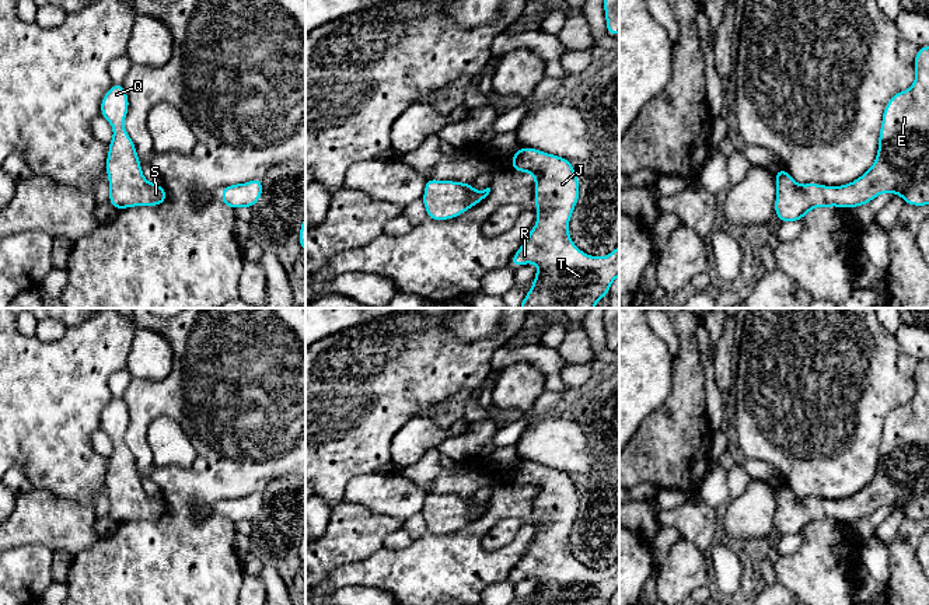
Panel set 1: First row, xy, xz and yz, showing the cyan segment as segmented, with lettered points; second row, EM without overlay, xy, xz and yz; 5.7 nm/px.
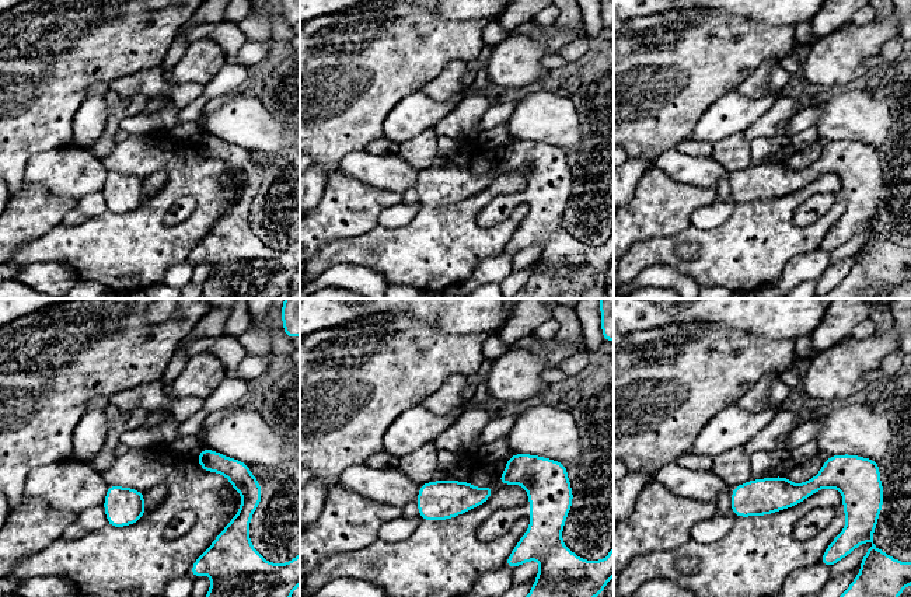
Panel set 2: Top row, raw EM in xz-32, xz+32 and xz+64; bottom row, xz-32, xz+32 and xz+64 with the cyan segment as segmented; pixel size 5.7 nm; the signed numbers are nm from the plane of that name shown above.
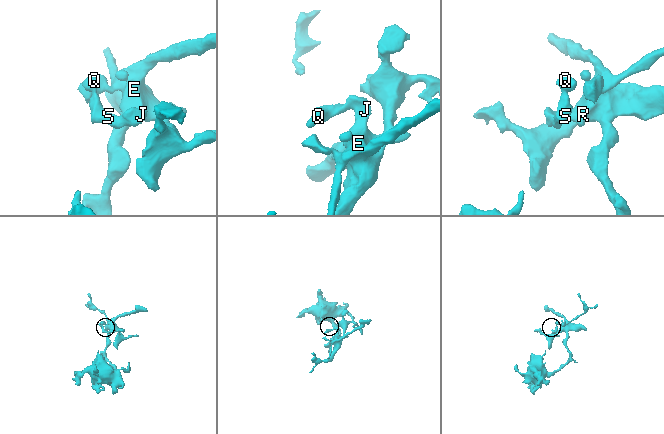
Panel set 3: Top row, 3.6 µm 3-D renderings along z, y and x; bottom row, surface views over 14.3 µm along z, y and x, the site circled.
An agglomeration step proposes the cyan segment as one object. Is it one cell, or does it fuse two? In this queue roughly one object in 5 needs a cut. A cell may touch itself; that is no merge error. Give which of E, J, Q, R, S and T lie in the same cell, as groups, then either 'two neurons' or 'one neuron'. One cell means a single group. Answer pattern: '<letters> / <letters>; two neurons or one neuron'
E J Q R S T; one neuron

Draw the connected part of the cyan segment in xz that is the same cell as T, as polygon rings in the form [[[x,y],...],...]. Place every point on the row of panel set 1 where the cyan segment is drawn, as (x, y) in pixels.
[[[518,147],[510,161],[516,172],[534,175],[538,213],[535,225],[510,259],[510,265],[516,267],[538,265],[532,288],[527,291],[518,308],[594,308],[603,297],[608,297],[612,281],[619,276],[619,244],[607,256],[590,256],[570,239],[569,221],[580,195],[572,161],[531,147]]]

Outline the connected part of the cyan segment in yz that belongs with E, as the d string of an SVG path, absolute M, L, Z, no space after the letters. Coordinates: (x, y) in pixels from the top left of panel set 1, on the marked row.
M929 46L918 48L912 64L916 70L915 81L908 90L888 99L883 111L876 161L862 176L841 186L825 186L821 183L799 185L783 168L773 174L775 216L782 223L800 221L816 207L852 209L869 204L886 192L901 196L911 206L929 204Z

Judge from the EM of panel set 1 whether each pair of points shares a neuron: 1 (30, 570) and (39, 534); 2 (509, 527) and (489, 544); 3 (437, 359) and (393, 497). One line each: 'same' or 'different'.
1: different
2: same
3: different

